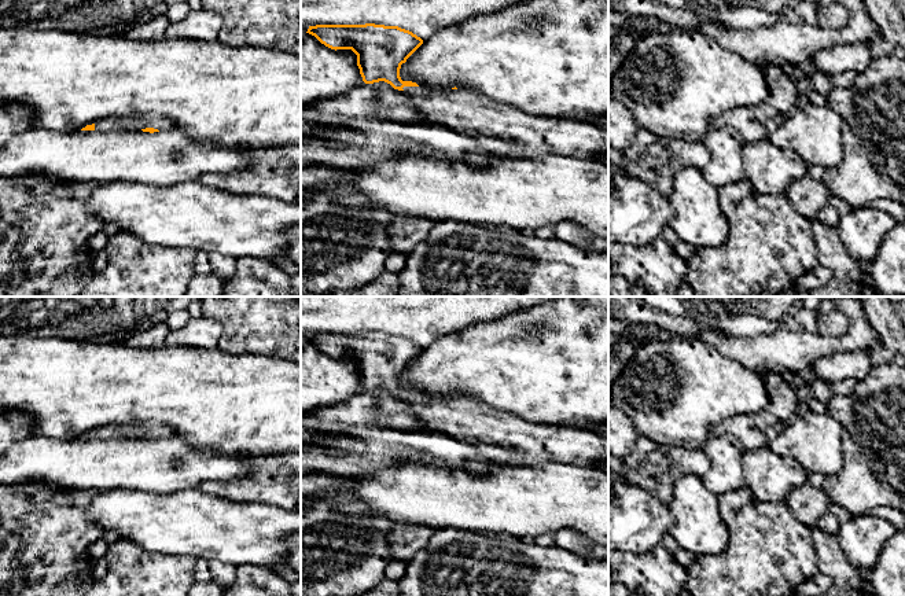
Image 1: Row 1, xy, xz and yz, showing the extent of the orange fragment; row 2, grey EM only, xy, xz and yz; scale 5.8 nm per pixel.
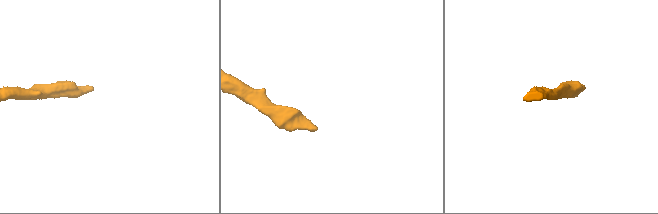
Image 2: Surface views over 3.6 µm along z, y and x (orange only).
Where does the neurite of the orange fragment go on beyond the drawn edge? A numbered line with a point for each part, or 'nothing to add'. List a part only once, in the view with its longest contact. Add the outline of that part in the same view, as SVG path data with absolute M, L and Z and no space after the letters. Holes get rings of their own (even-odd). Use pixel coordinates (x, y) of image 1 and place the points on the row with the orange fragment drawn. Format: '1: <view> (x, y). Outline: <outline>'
1: xy (159, 122). Outline: M147 115L140 118L125 119L104 118L95 124L95 130L141 130L146 128L168 130L173 128L173 122L163 115Z

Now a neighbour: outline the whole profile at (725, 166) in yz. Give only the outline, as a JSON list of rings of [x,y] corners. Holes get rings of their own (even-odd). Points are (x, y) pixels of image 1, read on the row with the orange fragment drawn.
[[[729,128],[710,129],[703,143],[710,152],[710,161],[702,170],[704,179],[721,188],[746,179],[743,168],[743,141],[740,135]]]

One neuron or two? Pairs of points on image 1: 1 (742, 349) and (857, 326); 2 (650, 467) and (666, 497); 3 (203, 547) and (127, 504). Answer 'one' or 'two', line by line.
1: one
2: one
3: one

